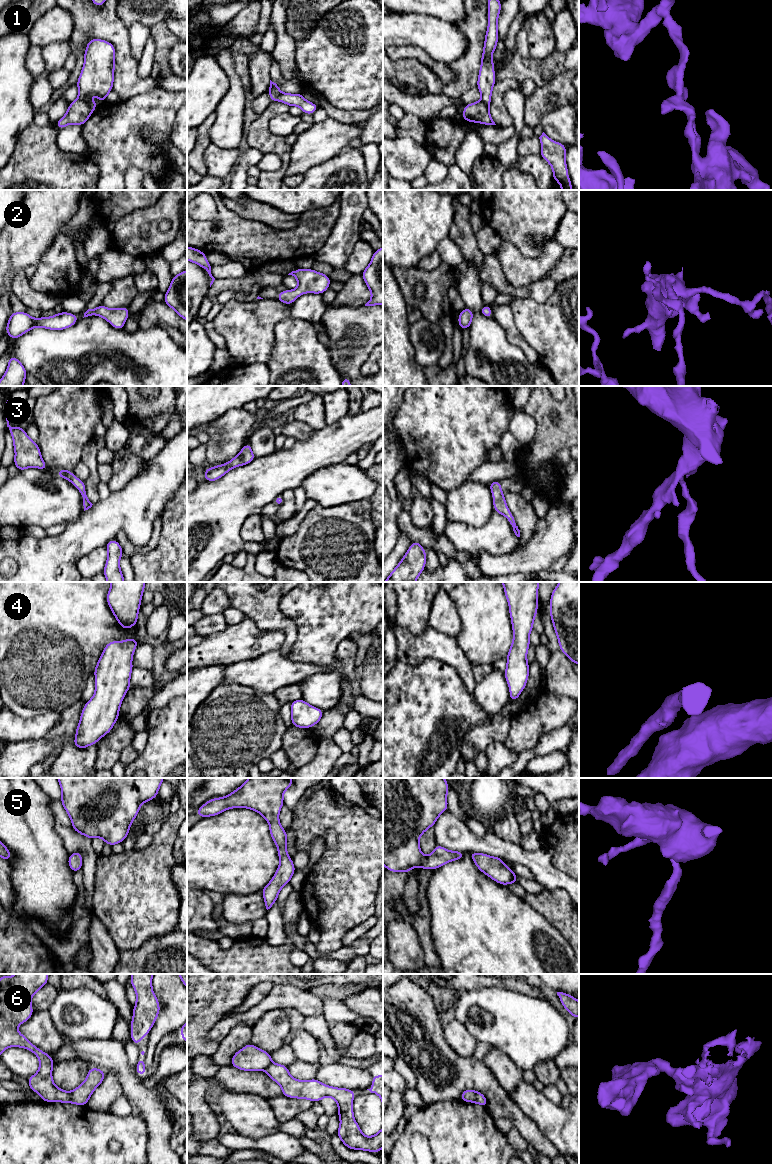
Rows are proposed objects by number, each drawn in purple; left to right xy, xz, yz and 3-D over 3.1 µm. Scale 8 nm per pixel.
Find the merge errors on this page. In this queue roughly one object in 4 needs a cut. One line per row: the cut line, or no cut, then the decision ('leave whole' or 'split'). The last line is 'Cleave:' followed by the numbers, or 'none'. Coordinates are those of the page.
1: cut in xy along (78, 98), (83, 100), (92, 110); split
2: no cut; leave whole
3: no cut; leave whole
4: no cut; leave whole
5: no cut; leave whole
6: cut in yz along (474, 1091), (475, 1102); split
Cleave: 1, 6

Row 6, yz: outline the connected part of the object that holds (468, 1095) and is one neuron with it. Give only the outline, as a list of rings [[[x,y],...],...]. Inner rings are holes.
[[[471,1089],[464,1090],[460,1097],[460,1100],[471,1103],[475,1103],[475,1099],[476,1099],[475,1091]]]

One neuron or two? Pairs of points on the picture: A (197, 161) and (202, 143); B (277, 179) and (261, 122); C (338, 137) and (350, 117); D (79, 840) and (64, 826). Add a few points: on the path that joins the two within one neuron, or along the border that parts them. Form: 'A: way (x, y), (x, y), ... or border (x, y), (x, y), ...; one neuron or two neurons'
A: way (197, 157), (200, 147); one neuron
B: way (284, 165), (284, 154), (266, 136); one neuron
C: border (328, 116), (344, 123), (363, 123); two neurons
D: way (75, 838), (67, 830); one neuron

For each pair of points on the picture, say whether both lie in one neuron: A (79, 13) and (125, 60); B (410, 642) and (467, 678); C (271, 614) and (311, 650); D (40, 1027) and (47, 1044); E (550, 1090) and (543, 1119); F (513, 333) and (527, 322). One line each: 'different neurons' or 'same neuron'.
A: same neuron
B: same neuron
C: different neurons
D: same neuron
E: different neurons
F: different neurons

